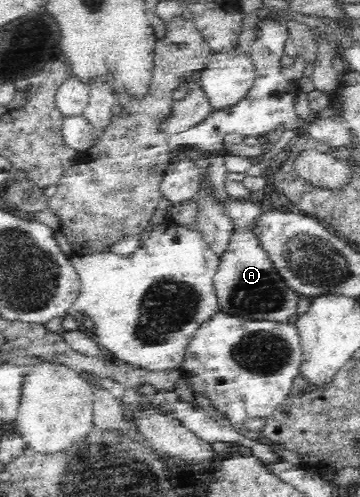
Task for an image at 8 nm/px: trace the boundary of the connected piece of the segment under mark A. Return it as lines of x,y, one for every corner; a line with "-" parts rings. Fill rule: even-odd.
229,198
224,204
225,214
233,220
234,231
225,251
220,255
217,273
213,277
221,312
253,321
286,323
291,315
295,315
300,295
285,284
252,234
253,221
263,209
264,203

